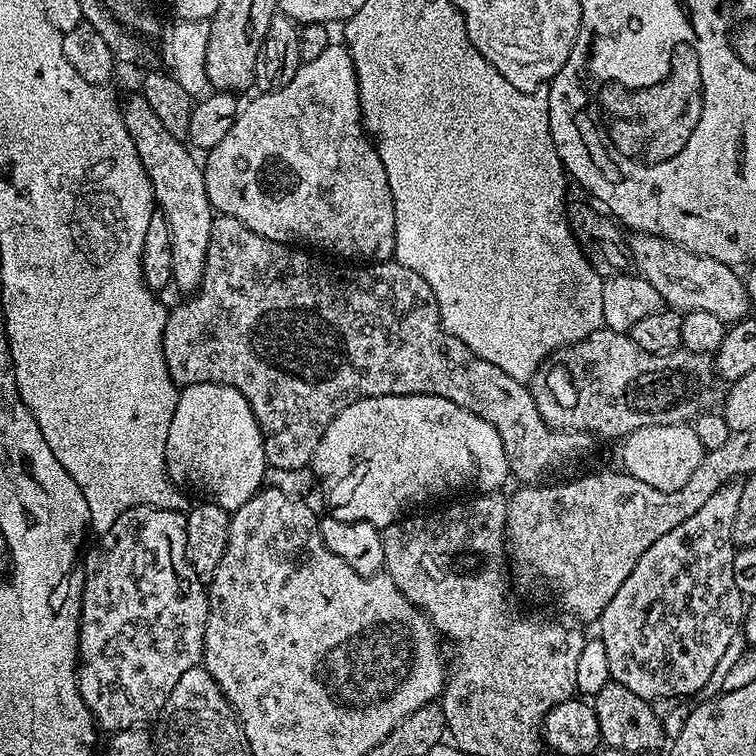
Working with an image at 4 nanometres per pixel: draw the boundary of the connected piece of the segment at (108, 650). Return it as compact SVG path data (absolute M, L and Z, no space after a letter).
M139 504L137 508L131 508L126 510L123 514L118 517L114 522L114 526L110 526L110 530L99 533L96 545L88 552L88 557L83 557L82 568L84 564L84 601L80 604L80 612L78 619L80 622L80 634L78 637L78 664L79 668L76 674L76 684L80 688L80 693L82 694L82 702L86 702L86 706L90 711L92 711L92 719L96 721L97 725L101 729L105 728L105 733L111 734L114 732L121 732L127 728L135 728L137 726L143 725L145 722L143 720L151 721L153 718L160 715L160 712L164 709L164 703L167 698L170 697L170 692L174 690L174 686L177 685L178 680L185 674L186 670L190 670L191 667L199 665L204 658L204 635L206 634L206 622L208 621L208 590L205 581L198 578L198 574L194 570L194 566L190 561L188 561L188 543L186 542L186 526L188 525L185 513L180 510L166 510L165 508L155 508L149 504Z

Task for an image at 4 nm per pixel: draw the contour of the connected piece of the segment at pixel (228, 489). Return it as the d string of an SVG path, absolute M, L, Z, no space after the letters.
M187 385L180 392L174 418L170 418L170 434L166 434L164 469L168 471L168 479L177 488L193 488L207 503L217 504L230 514L246 506L246 502L250 502L250 498L255 496L265 483L264 472L266 473L262 430L254 418L254 410L250 410L250 402L246 402L246 398L242 398L242 394L234 390L234 386Z

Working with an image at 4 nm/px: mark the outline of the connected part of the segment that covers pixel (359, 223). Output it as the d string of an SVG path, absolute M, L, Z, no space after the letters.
M340 42L329 43L326 50L314 62L303 62L299 70L282 86L273 92L260 92L236 113L234 126L230 126L226 138L218 142L207 153L208 161L203 161L206 194L210 198L213 209L219 215L238 218L242 226L254 230L254 234L262 234L262 238L270 238L279 244L307 246L309 249L321 248L324 252L333 252L333 257L344 262L388 262L396 254L396 215L394 214L394 198L390 194L390 182L386 178L386 166L382 166L382 158L376 152L376 145L370 139L363 119L360 115L360 95L358 94L358 78L354 70L354 62L350 58L347 47Z

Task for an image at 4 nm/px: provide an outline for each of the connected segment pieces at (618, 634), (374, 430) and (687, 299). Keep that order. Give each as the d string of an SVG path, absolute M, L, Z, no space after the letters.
M733 482L724 484L710 496L706 506L690 514L682 526L662 534L658 542L636 560L630 578L622 582L618 594L610 598L610 606L602 610L598 621L598 639L606 646L606 658L610 662L613 681L634 690L644 700L657 702L663 696L691 698L706 686L714 666L718 666L726 646L741 635L746 611L746 597L734 582L734 558L737 545L732 539L734 522L738 518L738 502L742 487Z
M371 396L362 398L347 406L336 415L334 422L326 426L326 434L322 434L322 442L318 442L318 450L314 450L314 458L310 472L320 479L320 488L324 491L324 500L328 503L327 515L342 522L370 522L381 530L401 519L402 514L409 511L411 504L424 504L435 496L452 496L455 492L464 492L469 488L472 494L492 494L510 480L506 450L502 446L502 438L498 438L498 430L486 422L486 418L478 418L470 410L437 396Z
M632 232L627 241L635 271L658 290L669 309L681 313L710 310L710 314L718 314L718 318L726 322L742 320L749 315L748 286L745 277L741 273L739 276L733 265L691 252L665 236L651 236L648 232Z

